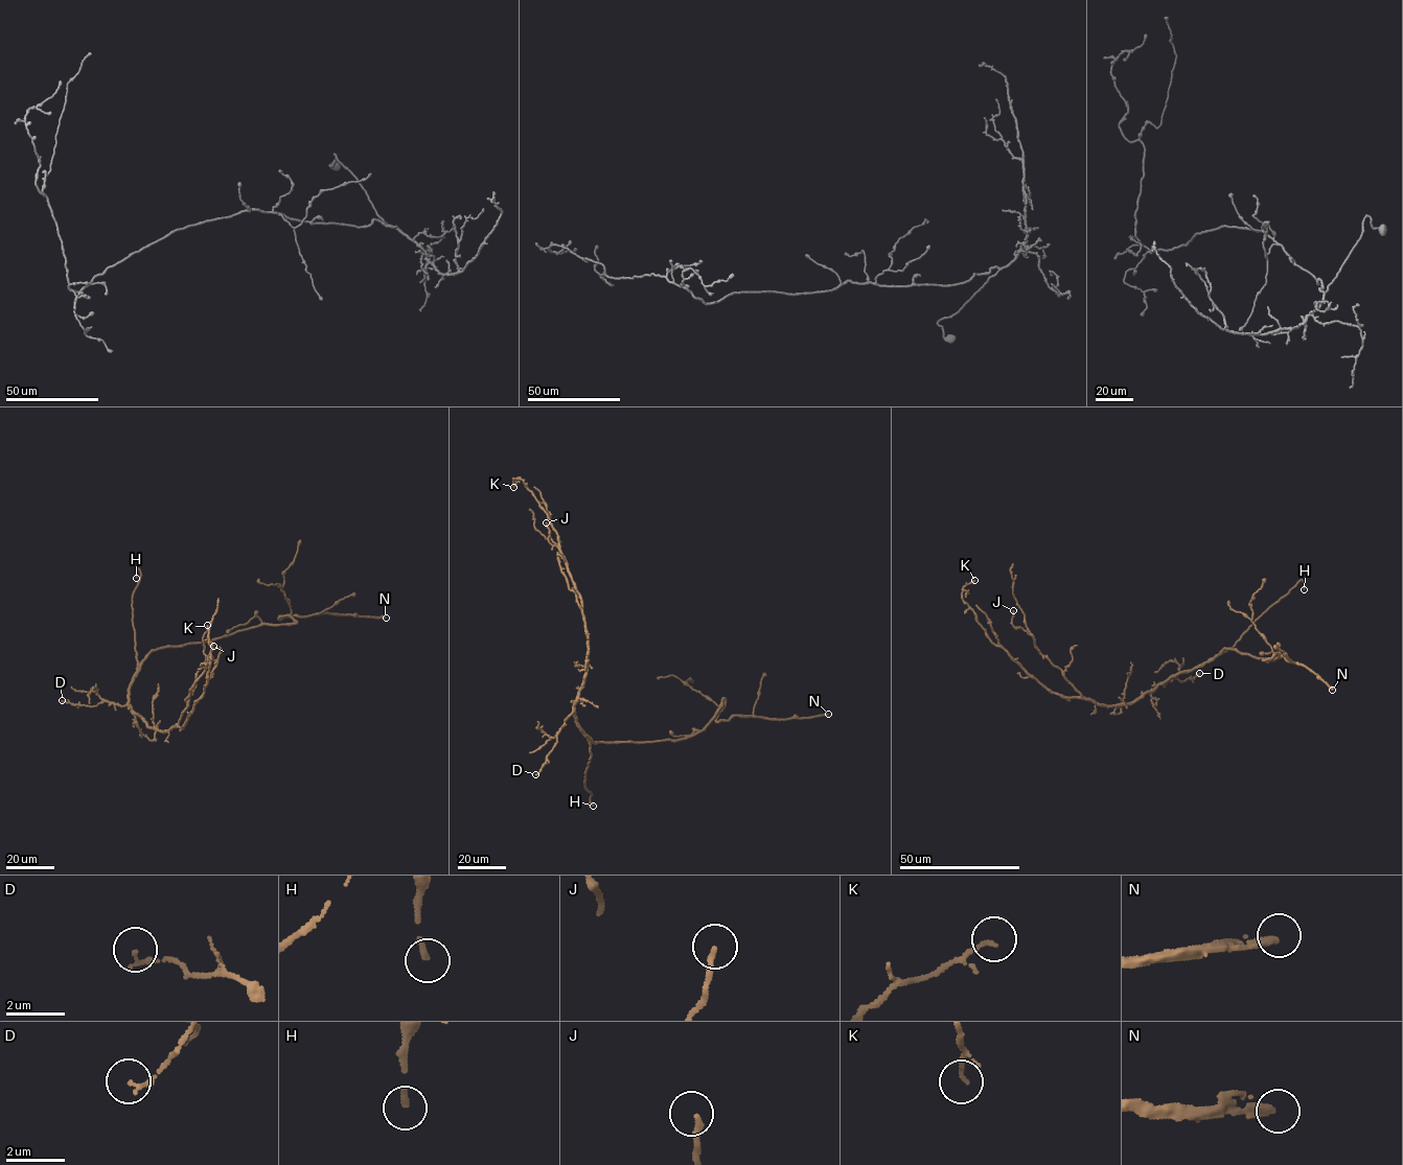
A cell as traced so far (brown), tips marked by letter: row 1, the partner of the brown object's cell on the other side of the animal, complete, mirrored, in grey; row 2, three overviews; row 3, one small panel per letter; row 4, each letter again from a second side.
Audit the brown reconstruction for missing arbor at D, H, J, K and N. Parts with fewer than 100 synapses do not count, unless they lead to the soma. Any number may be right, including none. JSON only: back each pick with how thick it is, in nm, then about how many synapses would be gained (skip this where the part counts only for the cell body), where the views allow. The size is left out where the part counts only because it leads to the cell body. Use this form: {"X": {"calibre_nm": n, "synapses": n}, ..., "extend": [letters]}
{"H": {"calibre_nm": 190}, "N": {"calibre_nm": 280, "synapses": 300}, "extend": ["H", "N"]}

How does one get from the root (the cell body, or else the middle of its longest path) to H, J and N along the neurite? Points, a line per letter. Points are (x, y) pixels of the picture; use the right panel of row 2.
H: (1202, 665), (1231, 648), (1255, 621), (1302, 580), (1304, 589)
J: (1202, 665), (1172, 676), (1130, 703), (1101, 706), (1085, 700), (1041, 654), (1033, 636), (1013, 625), (1013, 610)
N: (1202, 665), (1225, 649), (1259, 659), (1279, 658), (1263, 660), (1279, 653), (1314, 672), (1332, 690)

